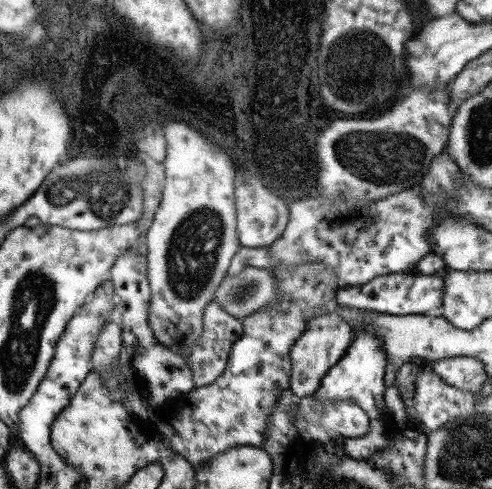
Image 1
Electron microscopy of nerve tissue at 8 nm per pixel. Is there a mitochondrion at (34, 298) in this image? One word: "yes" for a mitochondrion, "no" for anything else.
yes

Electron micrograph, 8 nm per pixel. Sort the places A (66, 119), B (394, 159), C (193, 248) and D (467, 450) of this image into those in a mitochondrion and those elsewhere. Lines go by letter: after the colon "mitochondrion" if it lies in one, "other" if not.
A: other
B: mitochondrion
C: mitochondrion
D: mitochondrion

